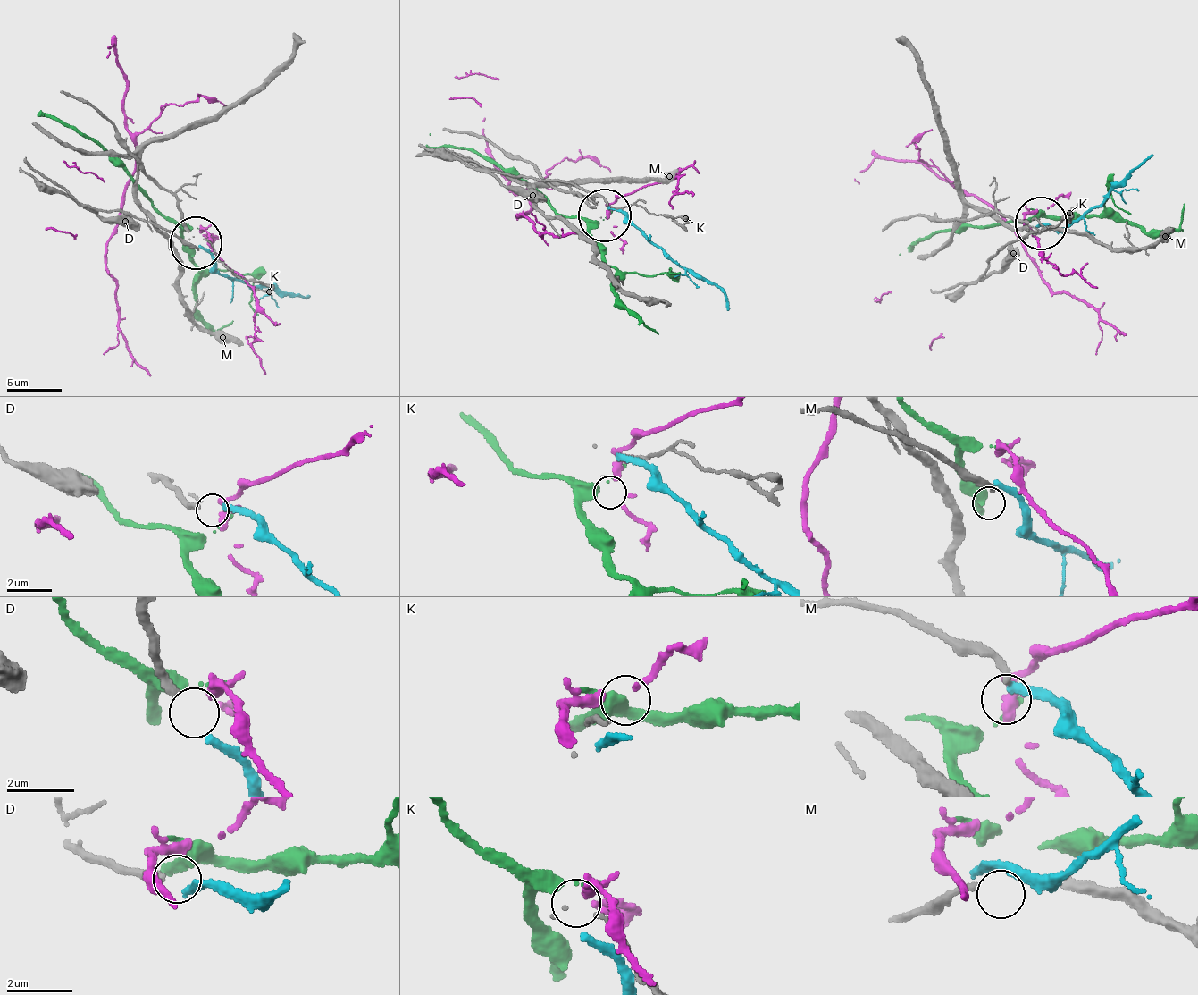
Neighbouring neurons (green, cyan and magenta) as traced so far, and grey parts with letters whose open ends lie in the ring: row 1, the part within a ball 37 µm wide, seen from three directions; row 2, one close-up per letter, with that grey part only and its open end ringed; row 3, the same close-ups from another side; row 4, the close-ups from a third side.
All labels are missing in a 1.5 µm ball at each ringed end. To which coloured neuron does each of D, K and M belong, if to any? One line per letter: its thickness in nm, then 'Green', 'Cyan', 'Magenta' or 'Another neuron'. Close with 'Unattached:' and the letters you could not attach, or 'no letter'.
D: Thickness 240 nm. Cyan
K: Thickness 40 nm. Magenta
M: Thickness 190 nm. Another neuron
Unattached: M

